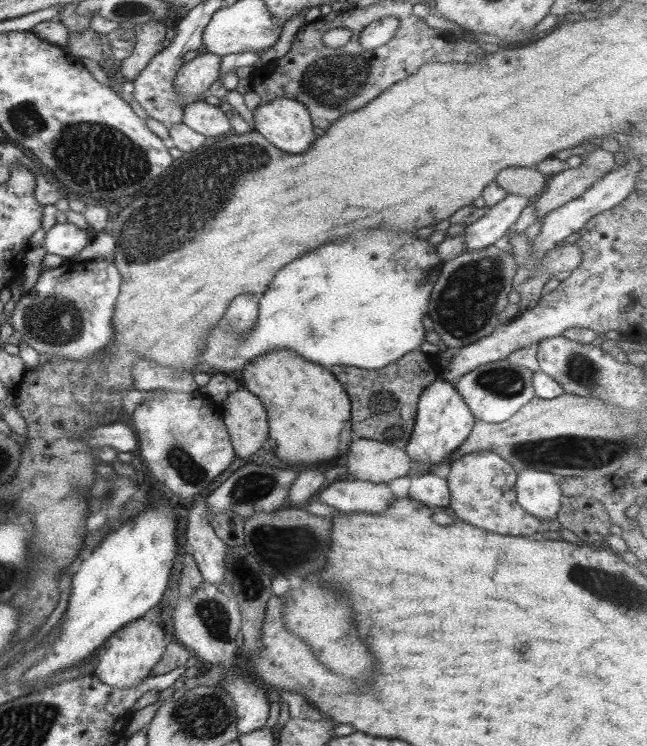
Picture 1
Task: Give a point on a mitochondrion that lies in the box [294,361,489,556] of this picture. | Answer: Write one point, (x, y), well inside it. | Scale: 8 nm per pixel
(383, 403)

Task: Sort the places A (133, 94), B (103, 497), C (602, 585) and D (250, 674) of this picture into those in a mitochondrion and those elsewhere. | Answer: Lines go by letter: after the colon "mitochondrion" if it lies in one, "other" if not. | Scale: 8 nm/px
A: other
B: mitochondrion
C: mitochondrion
D: other

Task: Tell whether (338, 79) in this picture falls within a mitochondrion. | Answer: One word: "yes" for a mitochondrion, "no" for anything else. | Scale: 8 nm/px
yes

